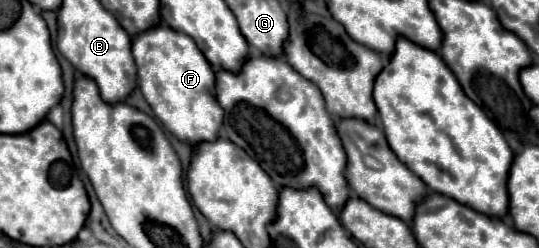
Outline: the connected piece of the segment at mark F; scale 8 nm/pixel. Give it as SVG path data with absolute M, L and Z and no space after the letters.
M159 24L133 40L133 58L139 74L139 88L155 118L181 142L197 146L219 138L225 112L215 98L215 72L201 56L201 50L183 32Z

